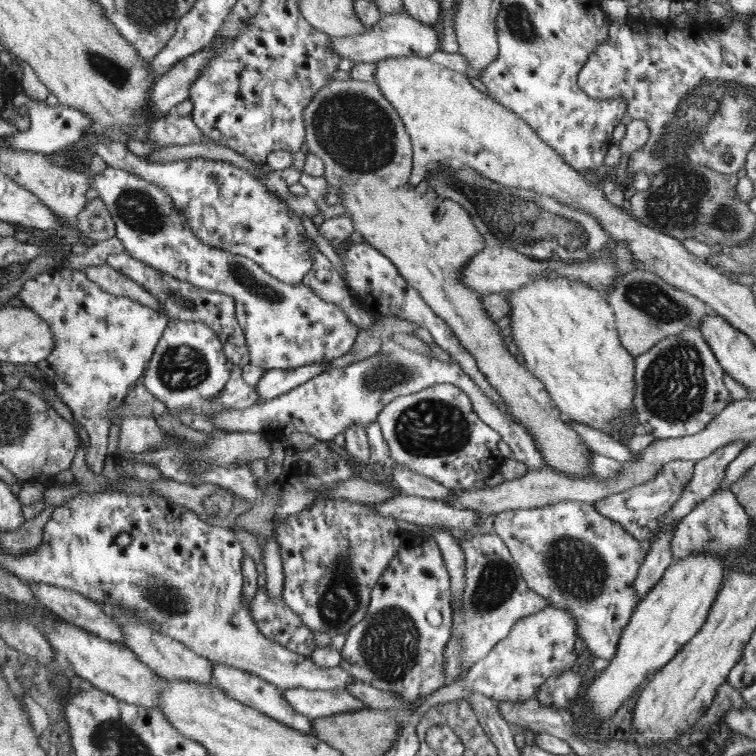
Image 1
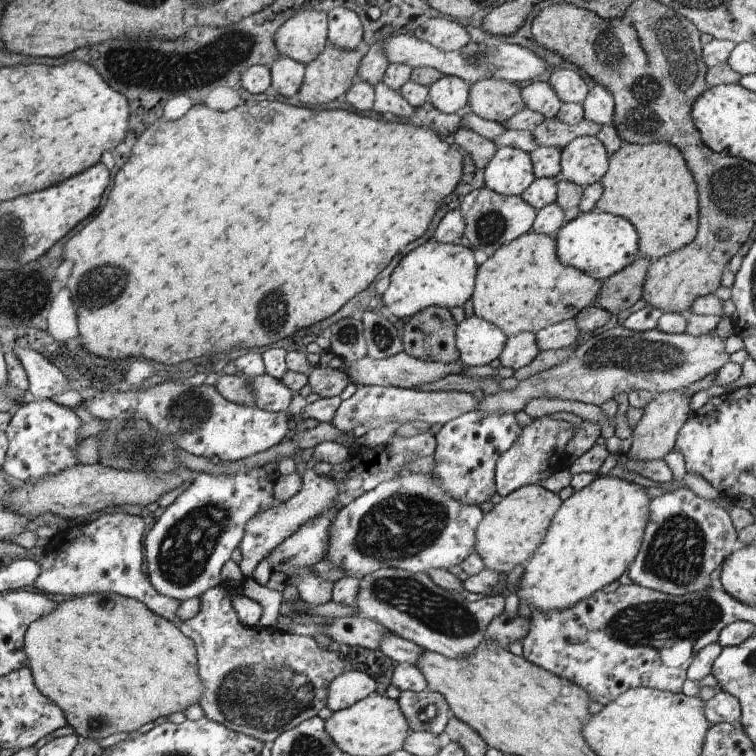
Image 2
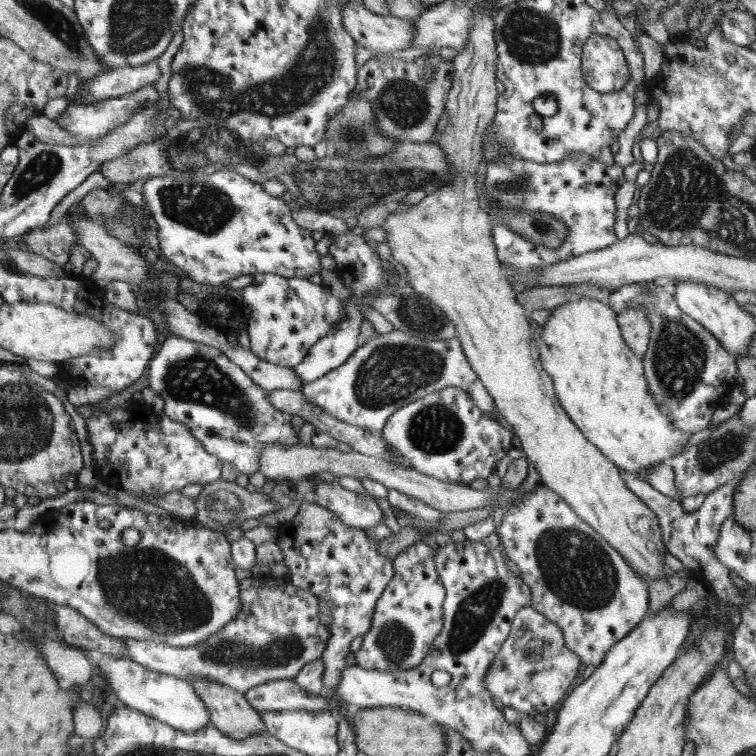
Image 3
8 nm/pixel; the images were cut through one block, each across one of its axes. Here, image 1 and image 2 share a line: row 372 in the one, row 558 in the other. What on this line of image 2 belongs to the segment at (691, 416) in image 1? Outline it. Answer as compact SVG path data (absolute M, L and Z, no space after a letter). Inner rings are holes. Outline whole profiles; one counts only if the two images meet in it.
M678 489L649 500L647 523L639 551L629 564L629 579L638 586L669 595L700 592L710 586L711 572L735 548L738 539L729 514L716 500L707 500L688 489Z

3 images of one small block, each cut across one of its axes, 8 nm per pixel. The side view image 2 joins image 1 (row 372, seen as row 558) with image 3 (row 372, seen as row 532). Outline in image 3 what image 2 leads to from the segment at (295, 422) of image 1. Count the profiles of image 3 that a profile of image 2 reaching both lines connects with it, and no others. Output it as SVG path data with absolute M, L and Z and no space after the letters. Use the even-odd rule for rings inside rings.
M393 329L386 334L371 336L364 345L357 348L343 365L338 366L337 369L325 374L317 381L303 383L299 392L305 400L311 402L311 405L315 405L323 413L335 417L337 421L371 431L381 430L388 418L403 406L409 405L409 402L446 387L456 387L468 392L477 408L480 408L481 413L494 420L494 416L491 414L494 407L492 398L480 382L479 376L472 370L456 336L445 341L427 341L409 332Z

